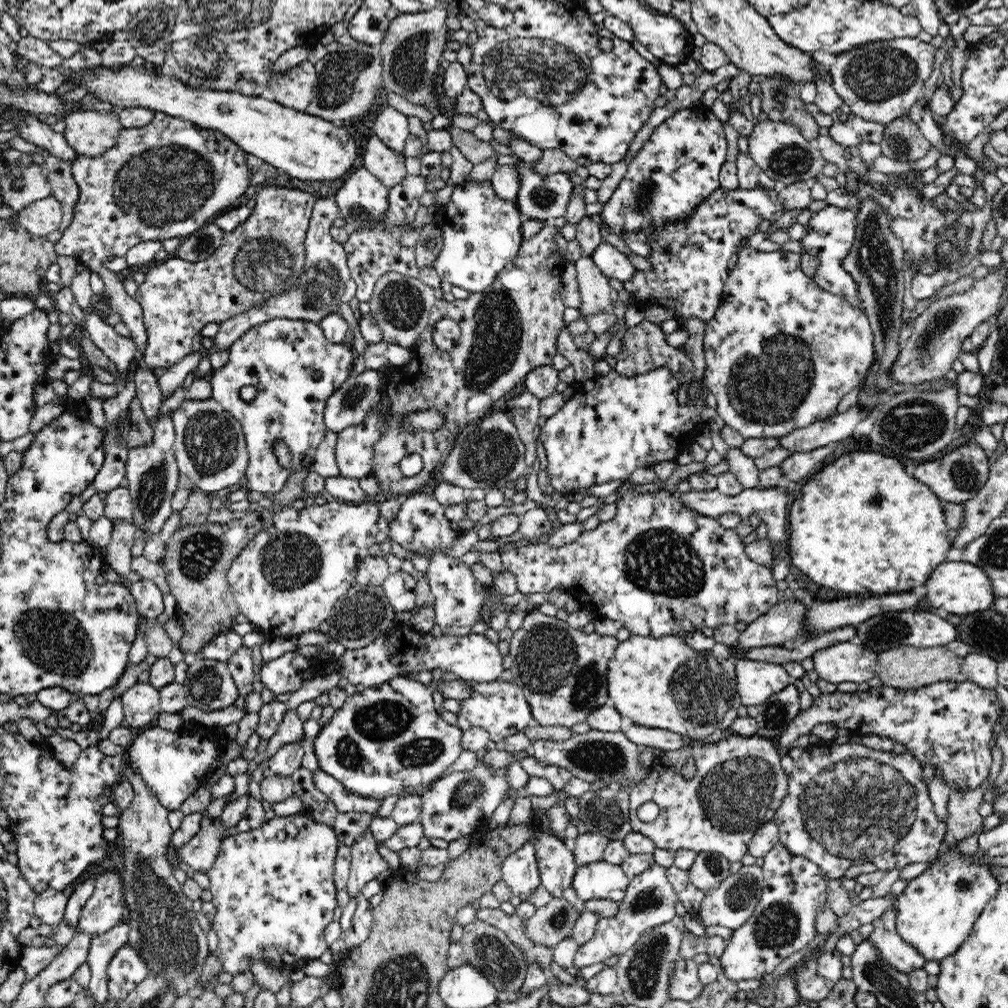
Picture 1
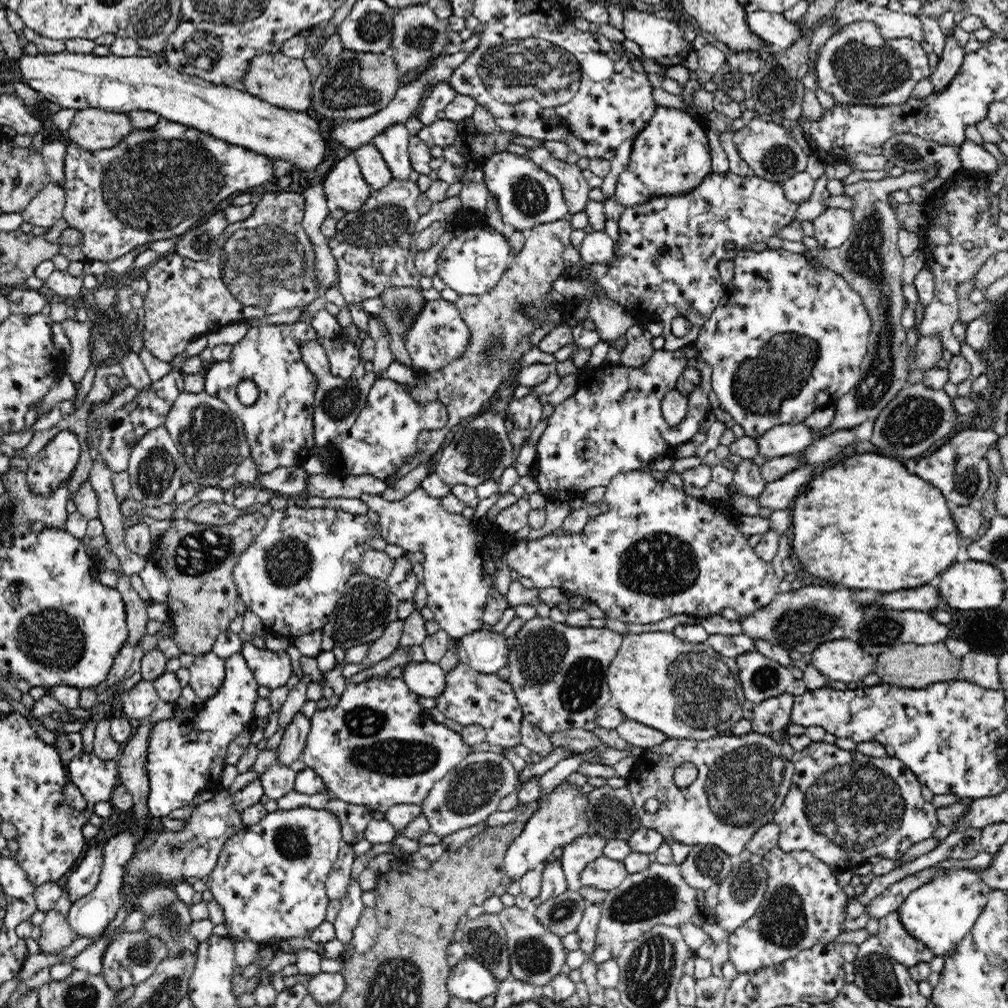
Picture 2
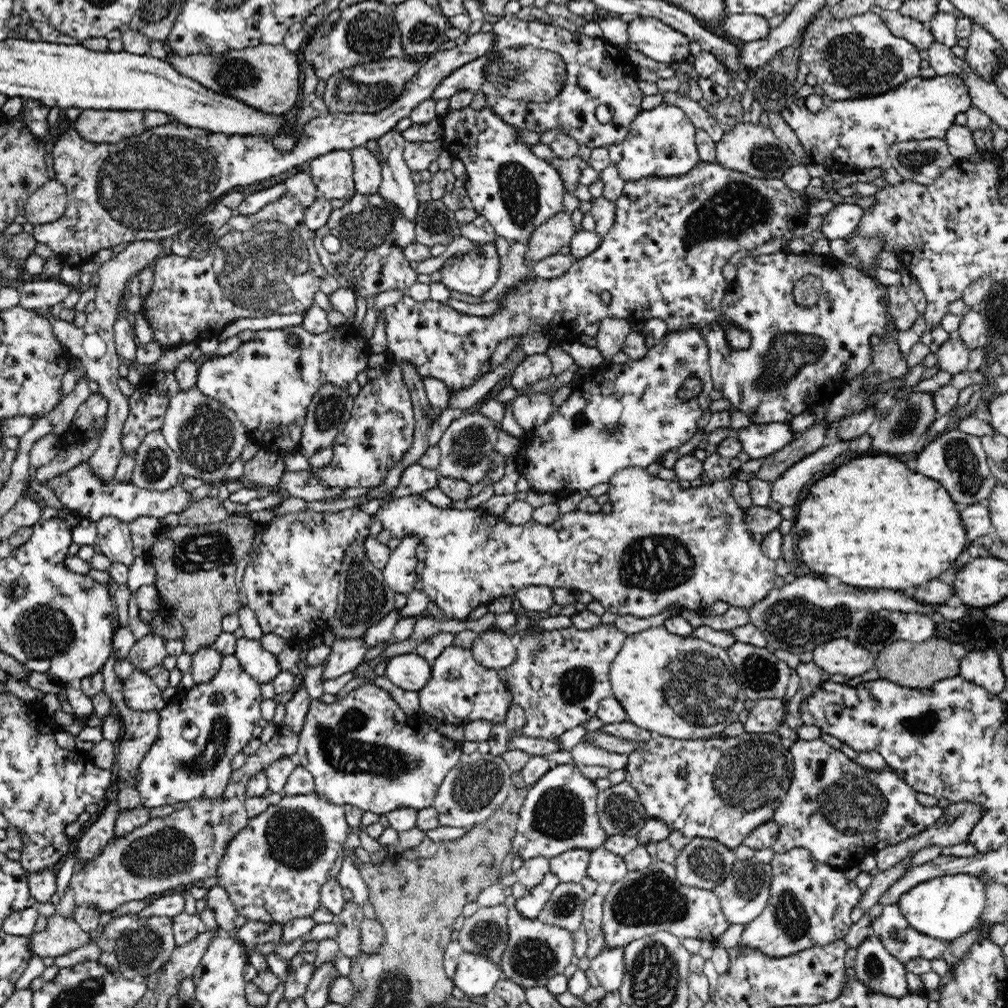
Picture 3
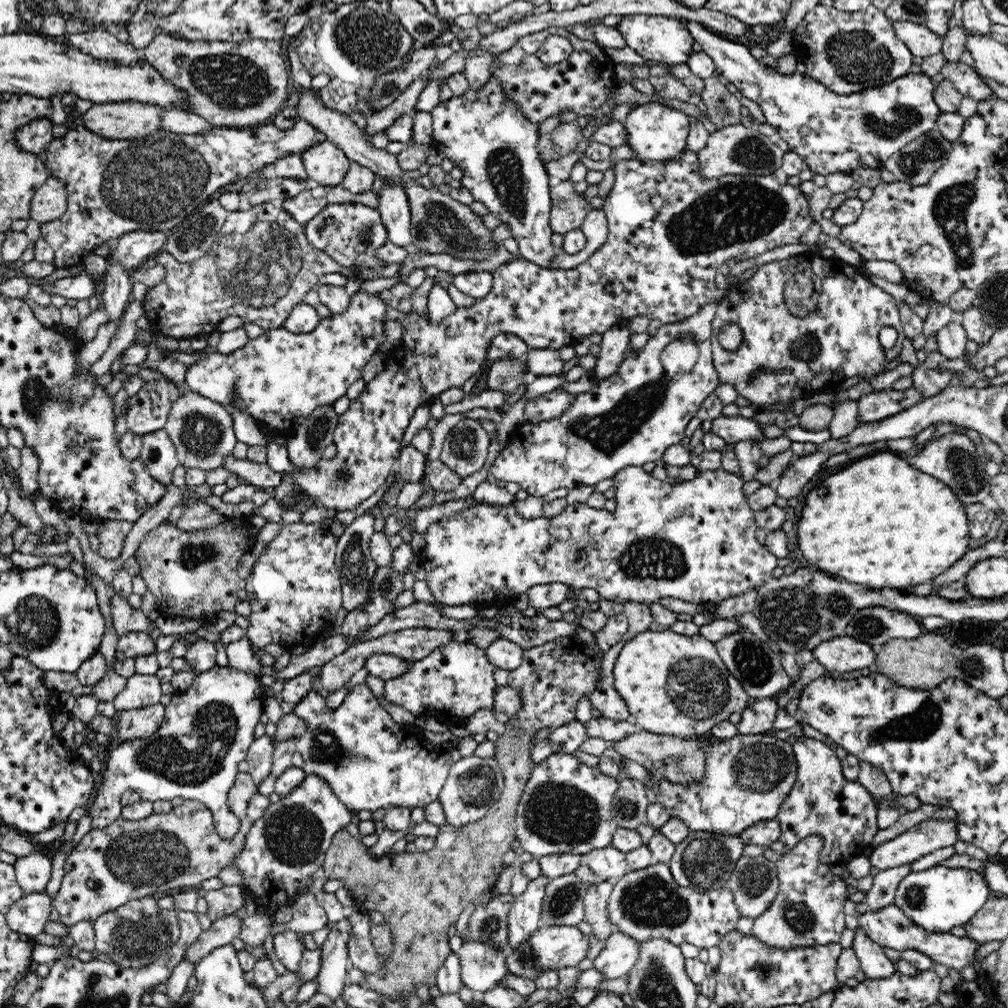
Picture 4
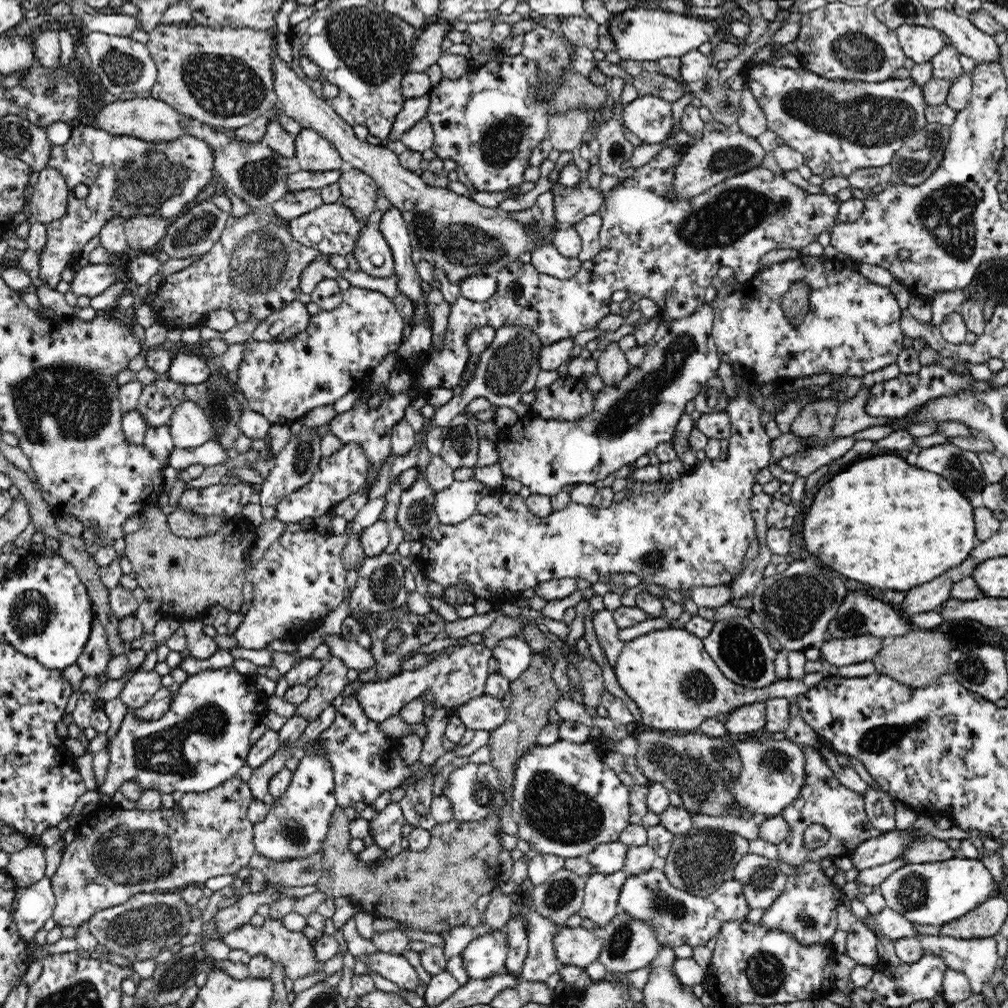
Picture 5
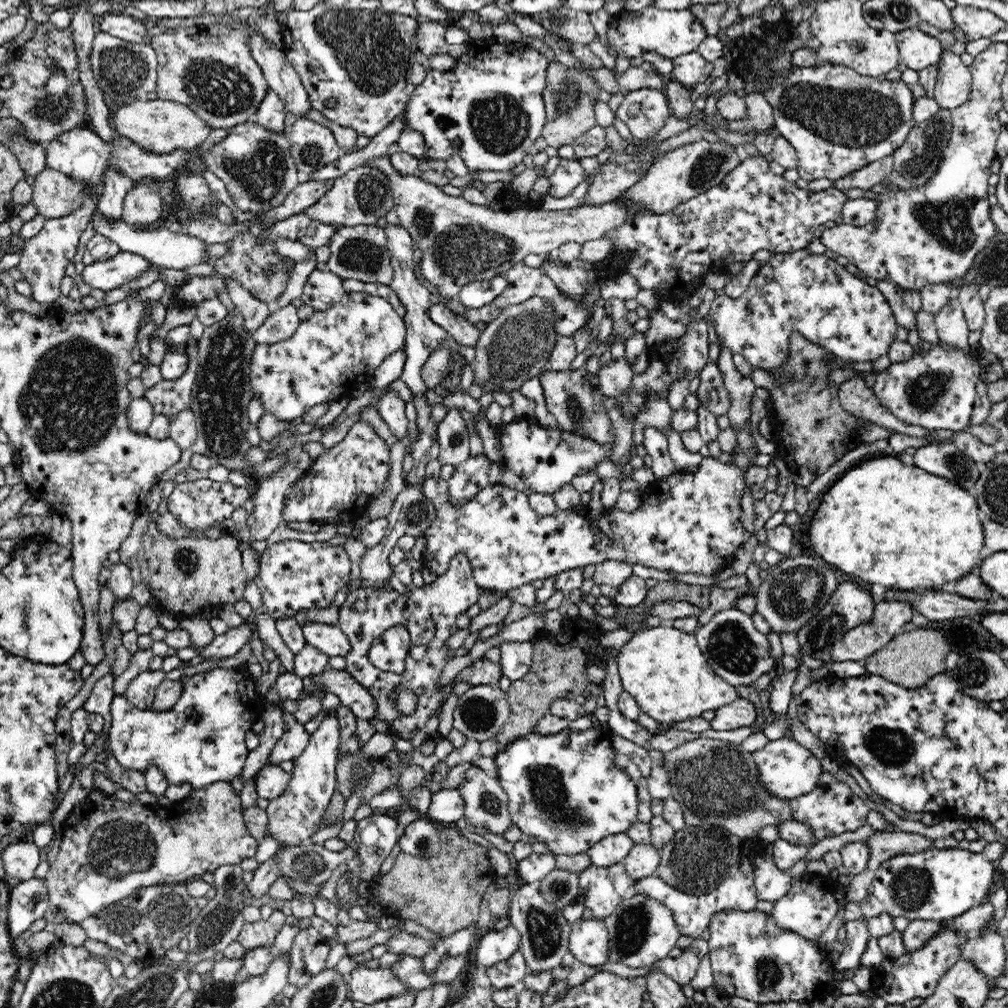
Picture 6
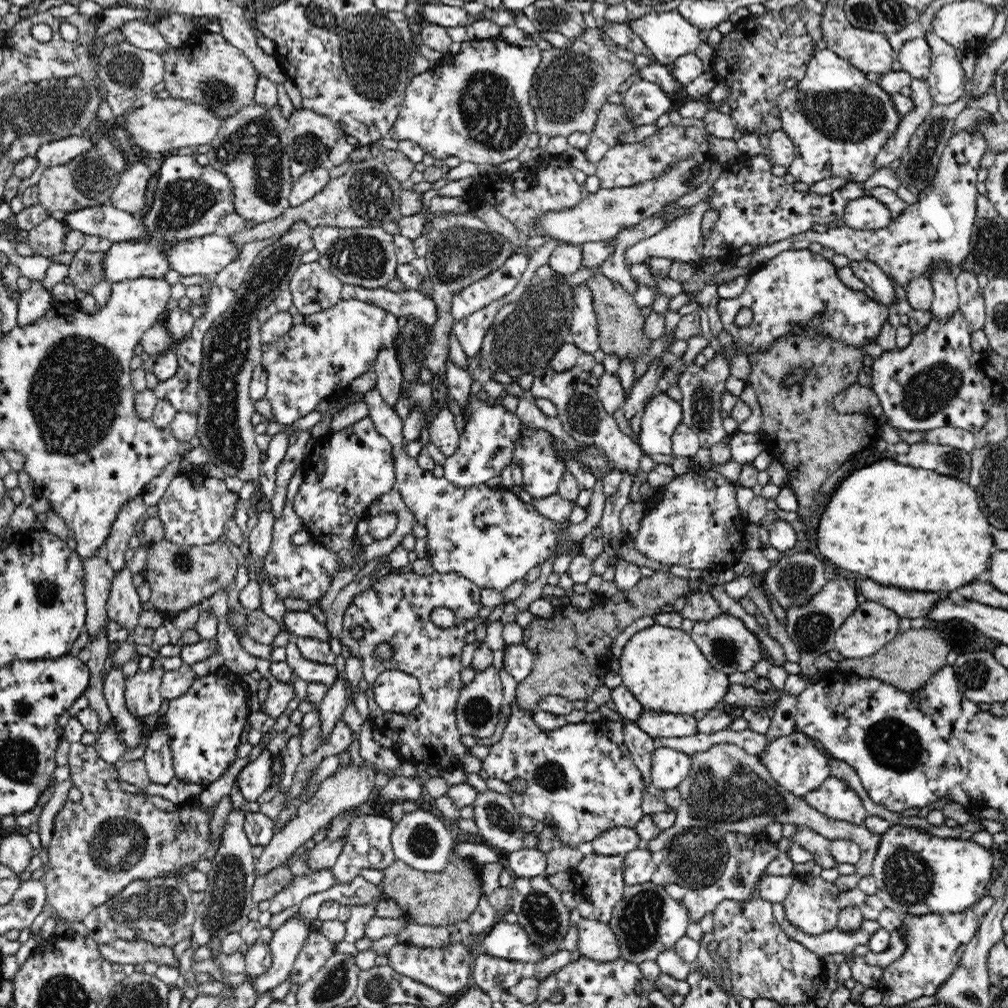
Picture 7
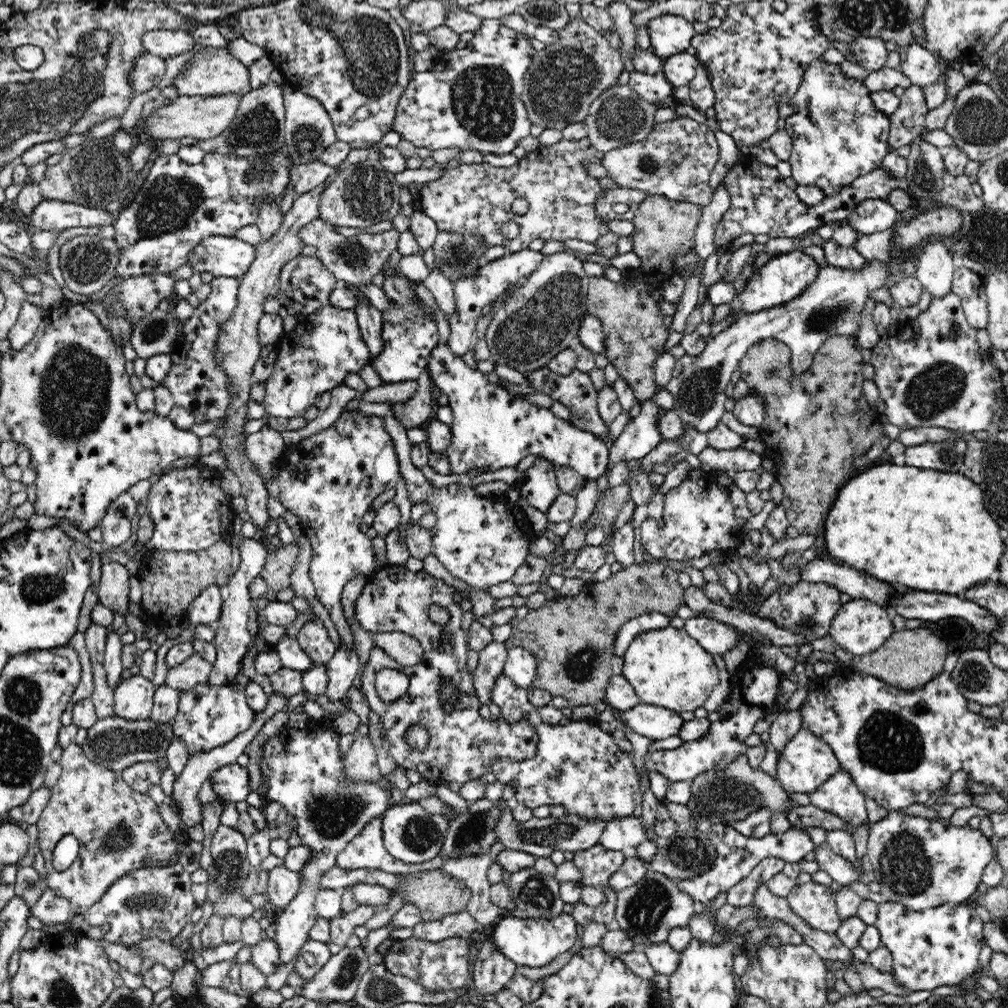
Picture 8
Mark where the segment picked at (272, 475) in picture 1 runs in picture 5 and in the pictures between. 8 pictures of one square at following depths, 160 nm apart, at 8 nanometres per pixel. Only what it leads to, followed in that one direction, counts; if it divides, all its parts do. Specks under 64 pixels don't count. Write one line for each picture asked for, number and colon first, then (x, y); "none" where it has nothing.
2: (278, 426)
3: (269, 382)
4: (281, 377)
5: (282, 380)

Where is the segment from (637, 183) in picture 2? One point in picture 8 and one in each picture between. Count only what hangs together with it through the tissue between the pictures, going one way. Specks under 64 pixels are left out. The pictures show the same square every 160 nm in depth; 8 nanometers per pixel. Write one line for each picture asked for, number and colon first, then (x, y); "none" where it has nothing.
3: (661, 142)
4: (658, 133)
5: (649, 117)
6: (644, 111)
7: (647, 100)
8: (655, 88)

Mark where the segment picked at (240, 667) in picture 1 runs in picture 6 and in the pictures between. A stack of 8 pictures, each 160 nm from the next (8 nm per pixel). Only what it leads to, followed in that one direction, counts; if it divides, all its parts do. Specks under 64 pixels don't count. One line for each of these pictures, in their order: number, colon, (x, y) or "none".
2: (186, 754)
3: (226, 709)
4: (207, 730)
5: (202, 740)
6: (200, 740)

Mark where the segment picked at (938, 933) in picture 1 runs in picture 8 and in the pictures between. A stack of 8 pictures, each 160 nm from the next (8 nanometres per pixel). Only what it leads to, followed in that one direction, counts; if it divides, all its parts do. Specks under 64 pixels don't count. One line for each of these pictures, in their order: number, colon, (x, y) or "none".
2: (940, 913)
3: (945, 907)
4: (937, 898)
5: (935, 893)
6: (936, 884)
7: (916, 872)
8: (922, 863)

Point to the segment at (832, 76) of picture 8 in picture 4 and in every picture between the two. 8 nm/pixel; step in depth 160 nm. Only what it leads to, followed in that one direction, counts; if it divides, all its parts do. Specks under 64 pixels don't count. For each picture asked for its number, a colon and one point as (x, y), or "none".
4: (832, 132)
5: (839, 126)
6: (838, 121)
7: (838, 120)

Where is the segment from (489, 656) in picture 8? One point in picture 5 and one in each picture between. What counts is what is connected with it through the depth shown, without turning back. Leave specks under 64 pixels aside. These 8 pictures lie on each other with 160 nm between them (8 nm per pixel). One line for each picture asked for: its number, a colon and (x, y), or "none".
5: (484, 712)
6: (481, 711)
7: (479, 701)

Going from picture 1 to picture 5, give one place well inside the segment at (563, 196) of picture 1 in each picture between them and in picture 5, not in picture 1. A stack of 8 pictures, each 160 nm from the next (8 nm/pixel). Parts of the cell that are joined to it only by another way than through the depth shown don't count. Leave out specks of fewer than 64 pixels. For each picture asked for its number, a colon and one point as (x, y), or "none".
2: (526, 195)
3: (517, 192)
4: (484, 133)
5: (489, 121)

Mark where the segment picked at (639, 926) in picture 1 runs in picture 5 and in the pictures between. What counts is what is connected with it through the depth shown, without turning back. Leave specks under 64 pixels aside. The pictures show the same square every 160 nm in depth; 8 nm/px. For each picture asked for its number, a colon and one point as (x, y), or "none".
2: (658, 895)
3: (643, 902)
4: (648, 903)
5: (678, 917)

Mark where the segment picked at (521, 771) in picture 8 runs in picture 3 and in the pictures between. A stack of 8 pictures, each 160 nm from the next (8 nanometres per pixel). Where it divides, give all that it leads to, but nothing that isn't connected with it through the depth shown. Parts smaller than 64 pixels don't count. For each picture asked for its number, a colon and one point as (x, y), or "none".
3: (559, 813)
4: (567, 806)
5: (566, 801)
6: (566, 789)
7: (577, 779)

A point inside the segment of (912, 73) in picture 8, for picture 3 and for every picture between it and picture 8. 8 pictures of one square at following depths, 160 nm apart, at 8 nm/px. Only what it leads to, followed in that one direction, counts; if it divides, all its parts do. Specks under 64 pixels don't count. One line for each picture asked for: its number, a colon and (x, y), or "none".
3: (918, 33)
4: (921, 41)
5: (920, 44)
6: (918, 50)
7: (915, 57)

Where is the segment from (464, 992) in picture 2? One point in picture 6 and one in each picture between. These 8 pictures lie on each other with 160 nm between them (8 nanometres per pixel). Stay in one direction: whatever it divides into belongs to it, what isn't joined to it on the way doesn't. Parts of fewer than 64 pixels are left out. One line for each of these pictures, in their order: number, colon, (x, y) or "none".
3: (476, 975)
4: (482, 963)
5: (484, 956)
6: (495, 945)

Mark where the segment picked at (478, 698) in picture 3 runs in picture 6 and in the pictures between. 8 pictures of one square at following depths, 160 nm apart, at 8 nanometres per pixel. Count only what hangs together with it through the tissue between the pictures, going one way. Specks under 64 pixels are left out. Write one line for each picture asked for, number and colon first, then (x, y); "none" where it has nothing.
4: (455, 680)
5: (457, 675)
6: (351, 693)

